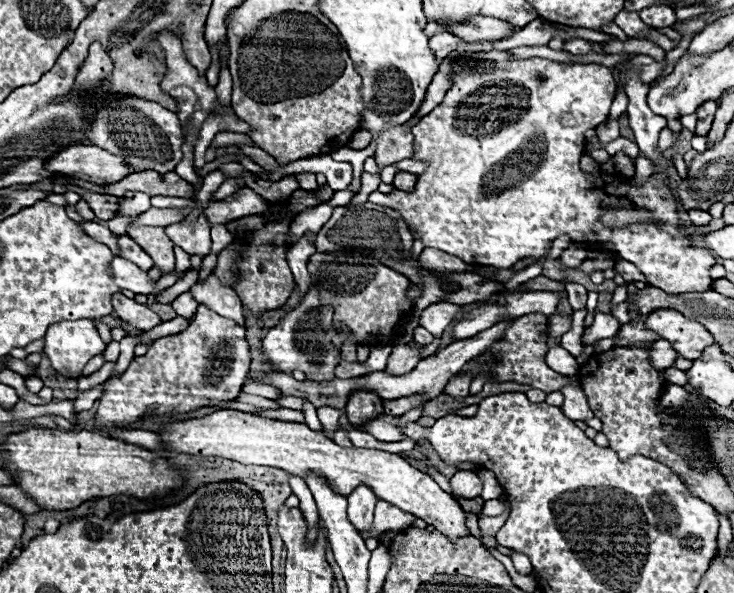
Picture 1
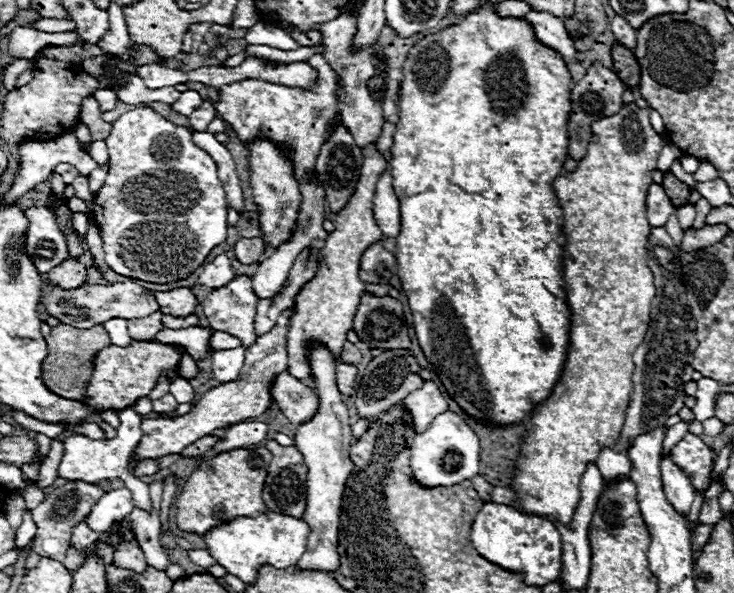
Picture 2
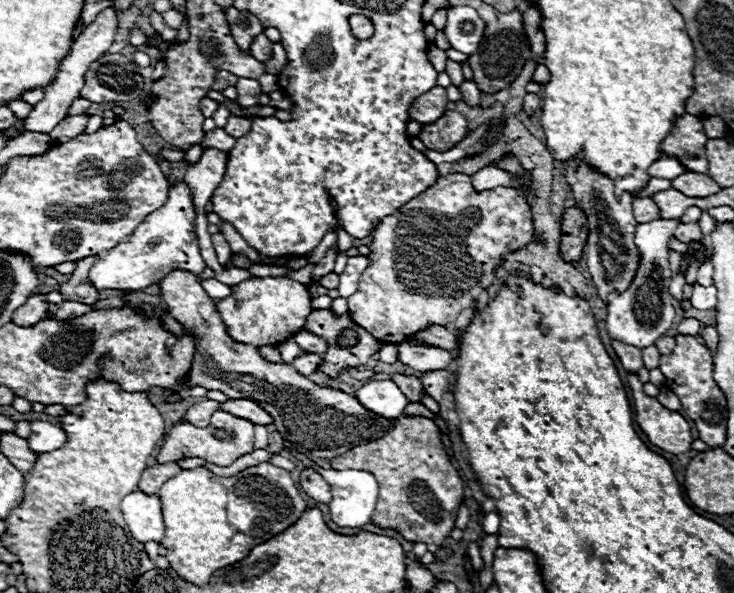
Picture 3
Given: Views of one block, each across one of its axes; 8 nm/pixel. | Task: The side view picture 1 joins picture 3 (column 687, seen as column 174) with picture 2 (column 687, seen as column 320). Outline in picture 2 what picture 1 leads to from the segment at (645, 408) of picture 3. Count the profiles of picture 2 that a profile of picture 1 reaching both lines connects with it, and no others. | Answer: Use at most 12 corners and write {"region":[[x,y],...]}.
{"region":[[694,434],[672,450],[672,462],[694,490],[708,490],[714,452]]}

